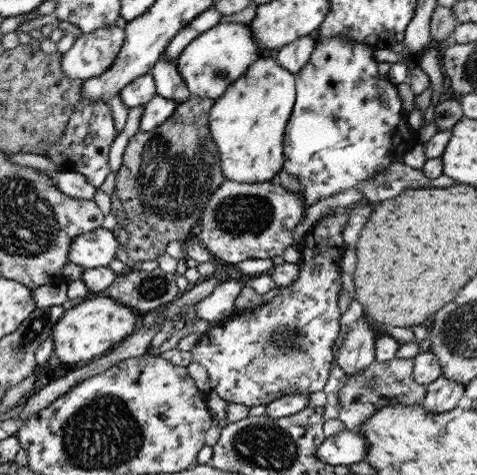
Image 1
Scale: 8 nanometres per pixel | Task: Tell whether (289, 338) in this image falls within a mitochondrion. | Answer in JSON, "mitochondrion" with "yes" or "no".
{"mitochondrion":"yes"}

